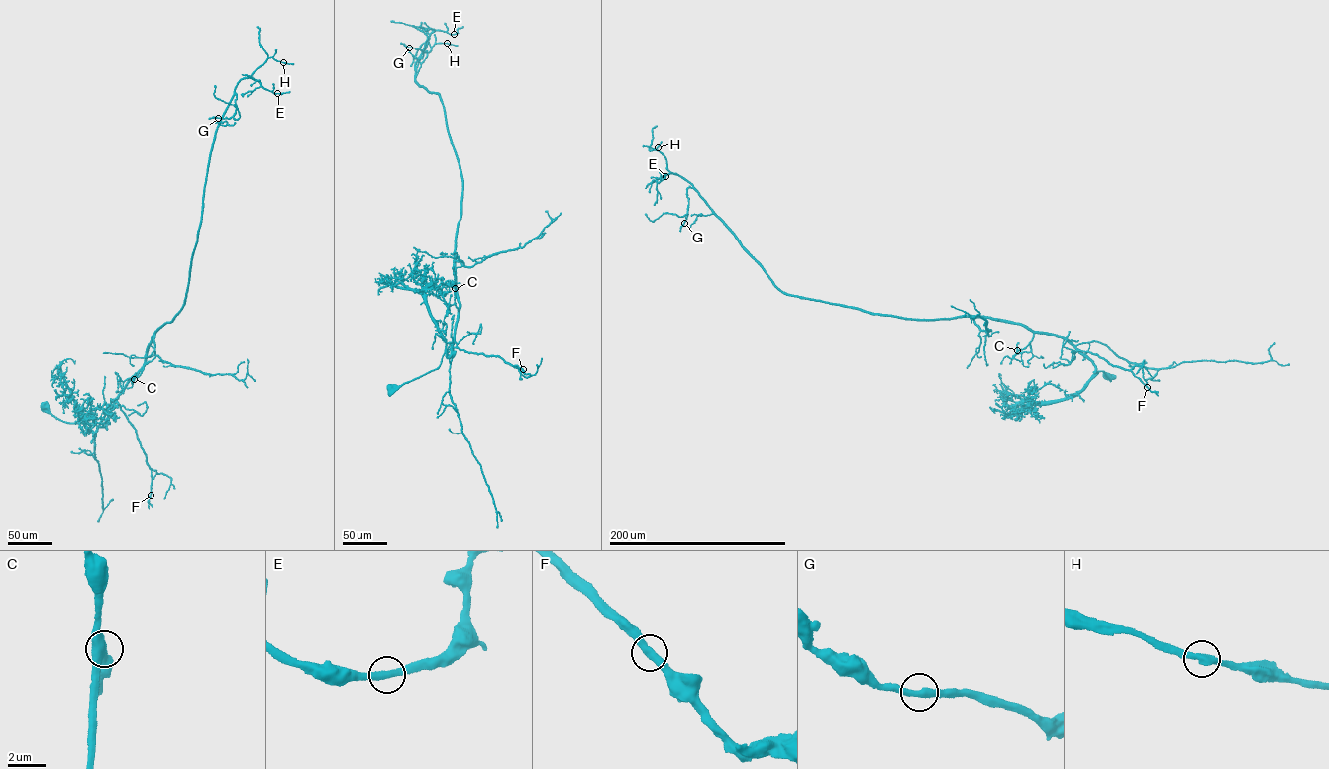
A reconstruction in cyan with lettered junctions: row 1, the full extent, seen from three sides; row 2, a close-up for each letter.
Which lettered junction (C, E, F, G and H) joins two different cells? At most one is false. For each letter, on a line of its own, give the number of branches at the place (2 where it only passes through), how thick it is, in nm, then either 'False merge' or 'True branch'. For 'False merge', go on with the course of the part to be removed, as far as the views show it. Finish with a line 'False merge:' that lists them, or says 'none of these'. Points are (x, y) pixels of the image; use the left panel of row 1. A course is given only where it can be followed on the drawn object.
C: Branches: 2. Thickness 400 nm. True branch
E: Branches: 2. Thickness 380 nm. True branch
F: Branches: 2. Thickness 400 nm. True branch
G: Branches: 2. Thickness 400 nm. True branch
H: Branches: 2. Thickness 400 nm. True branch
False merge: none of these

